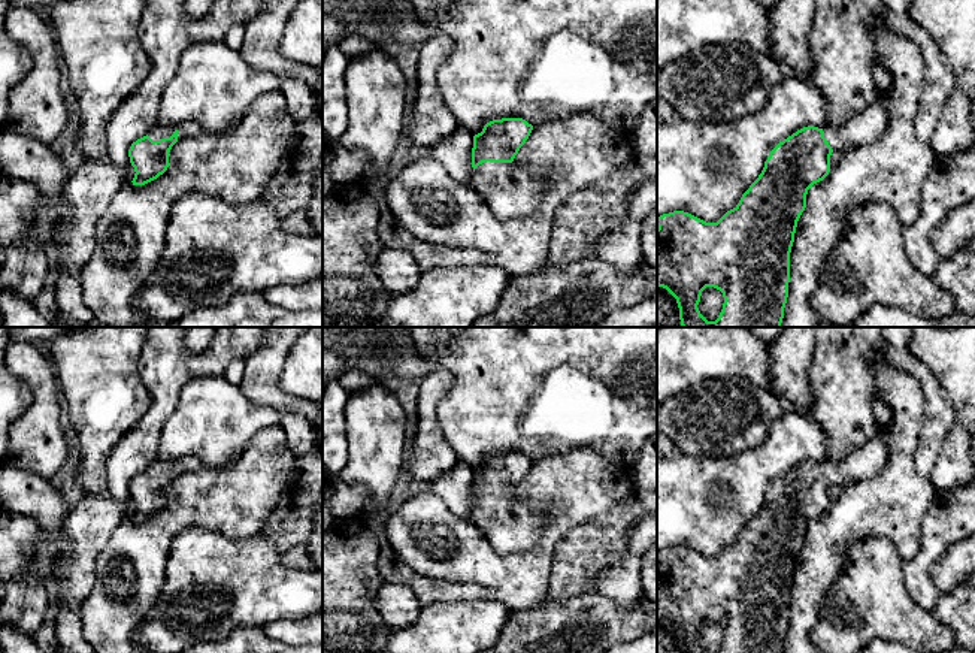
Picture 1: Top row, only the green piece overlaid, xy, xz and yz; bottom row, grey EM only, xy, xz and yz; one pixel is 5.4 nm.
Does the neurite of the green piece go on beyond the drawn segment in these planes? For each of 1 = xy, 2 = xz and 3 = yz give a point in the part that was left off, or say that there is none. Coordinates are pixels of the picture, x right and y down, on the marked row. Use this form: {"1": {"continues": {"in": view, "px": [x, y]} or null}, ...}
{"1": {"continues": {"in": "xy", "px": [187, 129]}}, "2": {"continues": {"in": "xz", "px": [511, 192]}}, "3": {"continues": {"in": "yz", "px": [869, 126]}}}

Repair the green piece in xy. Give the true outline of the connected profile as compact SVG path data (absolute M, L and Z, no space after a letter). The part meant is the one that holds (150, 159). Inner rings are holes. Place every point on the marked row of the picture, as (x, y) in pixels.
M185 121L181 124L154 127L146 136L131 143L128 149L130 163L134 167L133 185L145 185L163 175L169 163L172 146L185 137L205 133L200 124Z

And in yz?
M878 99L838 127L797 130L769 152L758 178L717 223L684 211L657 218L657 285L676 299L682 327L781 327L788 297L790 253L808 190L829 175L833 151L879 140L887 131L888 117L885 99ZM706 287L720 290L724 297L715 321L708 321L697 308Z

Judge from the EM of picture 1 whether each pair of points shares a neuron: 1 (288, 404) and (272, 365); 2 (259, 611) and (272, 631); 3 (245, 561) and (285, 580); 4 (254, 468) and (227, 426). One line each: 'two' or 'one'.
1: one
2: two
3: one
4: two

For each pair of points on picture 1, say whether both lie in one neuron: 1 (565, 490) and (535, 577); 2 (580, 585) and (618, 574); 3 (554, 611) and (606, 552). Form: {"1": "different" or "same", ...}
{"1": "same", "2": "different", "3": "different"}

